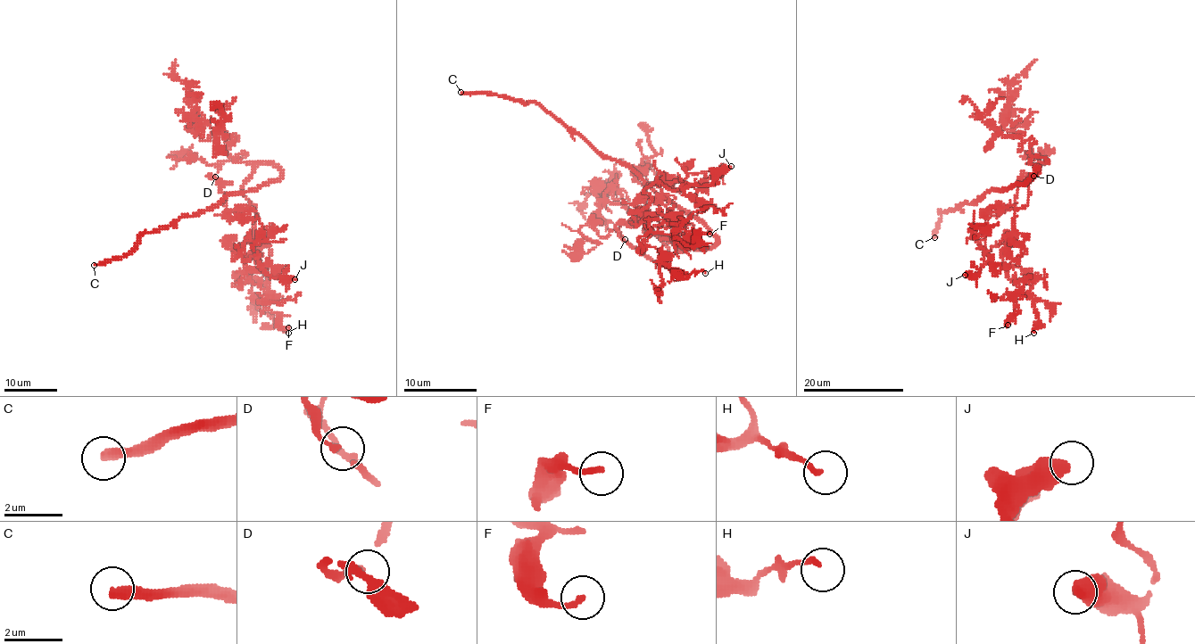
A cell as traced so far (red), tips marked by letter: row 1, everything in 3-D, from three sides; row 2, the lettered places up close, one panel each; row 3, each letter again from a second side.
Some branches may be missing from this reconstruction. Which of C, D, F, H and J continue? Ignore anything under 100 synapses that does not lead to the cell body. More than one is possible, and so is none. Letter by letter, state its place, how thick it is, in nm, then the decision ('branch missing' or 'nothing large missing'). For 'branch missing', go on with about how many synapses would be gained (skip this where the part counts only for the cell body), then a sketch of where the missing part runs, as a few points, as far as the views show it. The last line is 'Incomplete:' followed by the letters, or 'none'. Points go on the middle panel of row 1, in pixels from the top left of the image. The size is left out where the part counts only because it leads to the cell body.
C: (460, 92) | 360 nm | branch missing
D: (625, 239) | 120 nm | branch missing | 160 syn | (625, 239), (593, 227), (611, 262), (593, 232), (575, 241), (598, 292), (572, 284), (574, 309)
F: (709, 234) | 190 nm | nothing large missing
H: (705, 273) | 150 nm | nothing large missing
J: (731, 166) | 500 nm | nothing large missing
Incomplete: C, D

